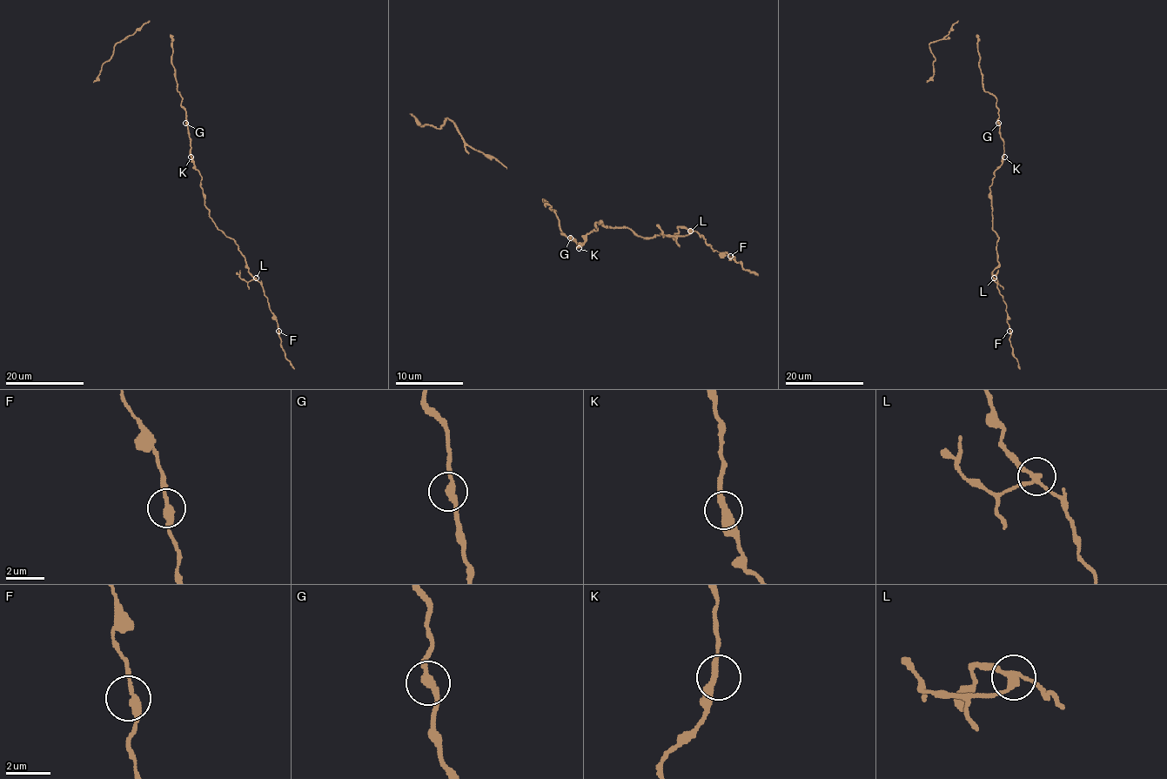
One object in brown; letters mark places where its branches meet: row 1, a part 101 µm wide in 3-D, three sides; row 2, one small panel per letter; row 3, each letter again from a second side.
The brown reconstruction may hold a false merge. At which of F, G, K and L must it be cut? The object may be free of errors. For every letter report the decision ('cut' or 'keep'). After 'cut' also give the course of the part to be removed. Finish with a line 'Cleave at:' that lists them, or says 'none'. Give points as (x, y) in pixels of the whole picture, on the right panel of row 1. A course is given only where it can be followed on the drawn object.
F: keep
G: keep
K: keep
L: cut
Cleave at: L

